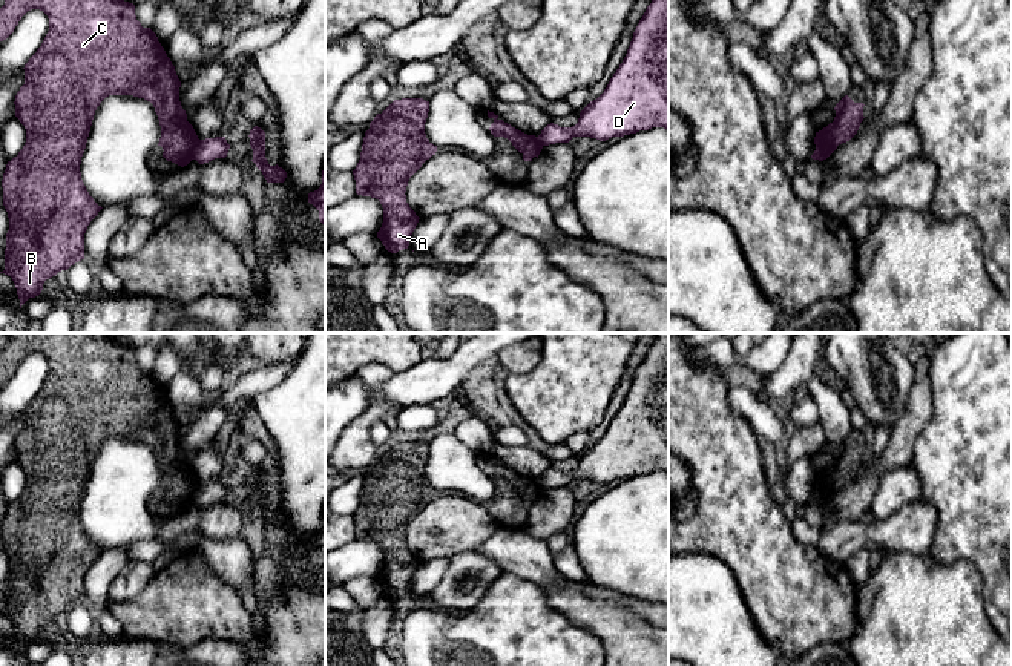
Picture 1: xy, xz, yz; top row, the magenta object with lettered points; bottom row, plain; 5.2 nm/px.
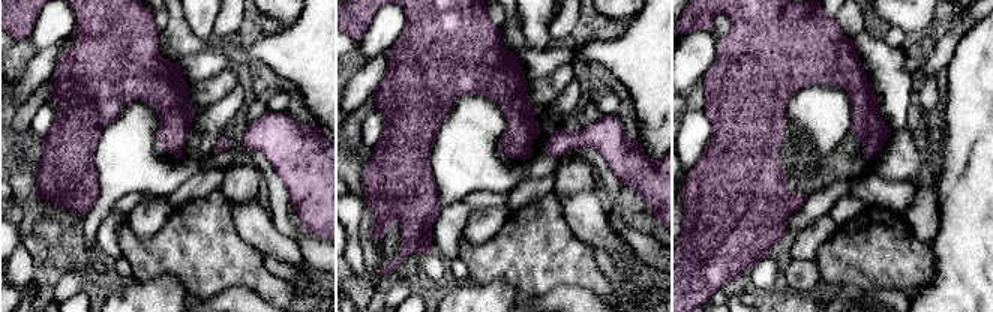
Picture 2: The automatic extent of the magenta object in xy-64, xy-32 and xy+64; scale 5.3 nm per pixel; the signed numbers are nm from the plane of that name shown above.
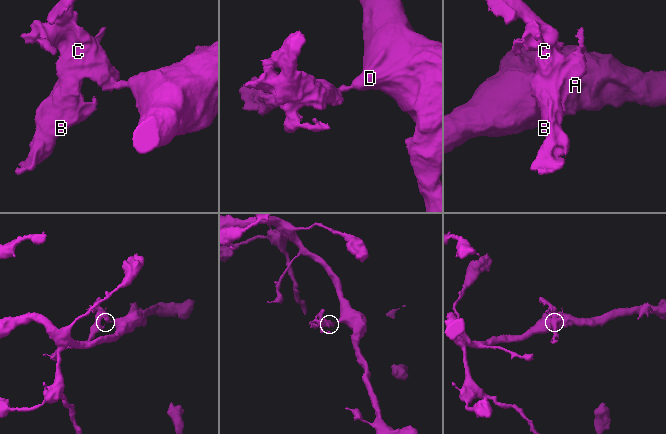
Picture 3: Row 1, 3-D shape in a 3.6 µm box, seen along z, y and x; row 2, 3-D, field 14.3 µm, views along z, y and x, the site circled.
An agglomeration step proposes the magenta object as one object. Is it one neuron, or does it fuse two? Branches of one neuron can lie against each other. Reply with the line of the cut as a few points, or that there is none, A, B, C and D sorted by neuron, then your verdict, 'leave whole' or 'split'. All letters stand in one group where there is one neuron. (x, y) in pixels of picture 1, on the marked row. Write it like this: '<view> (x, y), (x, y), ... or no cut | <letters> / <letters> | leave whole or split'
xy (200, 140), (192, 158) | A B C / D | split

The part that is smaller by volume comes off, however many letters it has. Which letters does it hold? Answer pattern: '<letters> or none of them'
A, B, C

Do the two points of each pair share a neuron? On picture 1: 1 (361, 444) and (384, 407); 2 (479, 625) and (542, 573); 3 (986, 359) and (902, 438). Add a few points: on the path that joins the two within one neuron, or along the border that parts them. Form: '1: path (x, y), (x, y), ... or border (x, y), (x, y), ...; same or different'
1: path (361, 435), (361, 428), (374, 415); same
2: border (505, 574), (525, 577), (542, 588); different
3: border (928, 375), (931, 418), (914, 442); different

